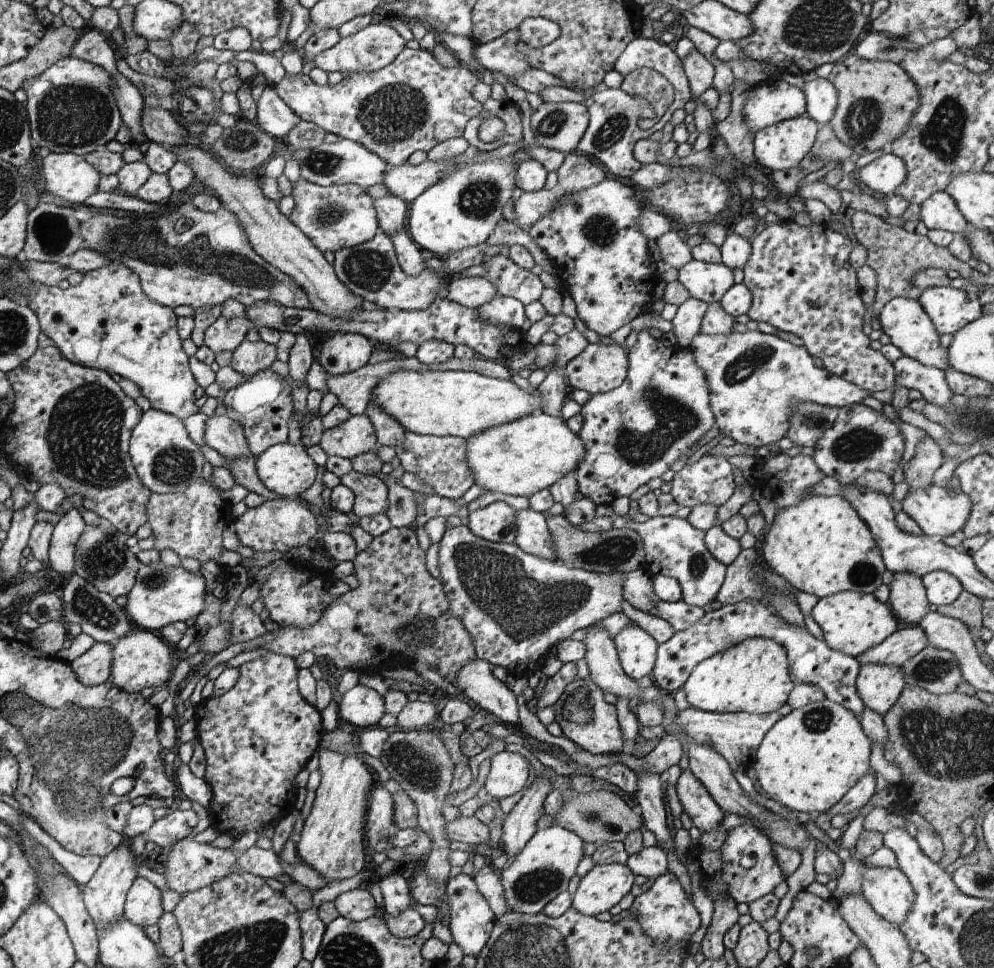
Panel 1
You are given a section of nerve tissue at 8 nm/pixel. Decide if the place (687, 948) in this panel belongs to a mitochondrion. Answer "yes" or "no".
no

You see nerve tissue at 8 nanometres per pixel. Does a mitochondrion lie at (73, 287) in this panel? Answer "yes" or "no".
no

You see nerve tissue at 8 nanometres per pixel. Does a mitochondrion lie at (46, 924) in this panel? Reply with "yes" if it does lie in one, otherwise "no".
no

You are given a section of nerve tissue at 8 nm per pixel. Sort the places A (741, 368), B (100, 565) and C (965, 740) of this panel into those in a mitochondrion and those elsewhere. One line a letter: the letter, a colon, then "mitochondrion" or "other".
A: mitochondrion
B: mitochondrion
C: mitochondrion

